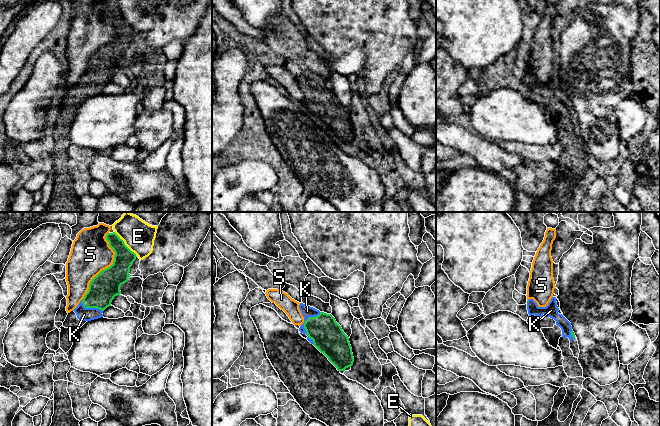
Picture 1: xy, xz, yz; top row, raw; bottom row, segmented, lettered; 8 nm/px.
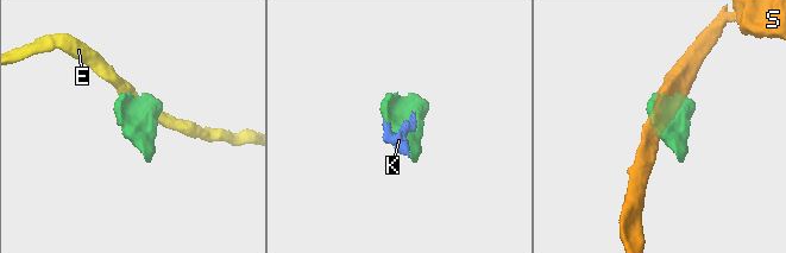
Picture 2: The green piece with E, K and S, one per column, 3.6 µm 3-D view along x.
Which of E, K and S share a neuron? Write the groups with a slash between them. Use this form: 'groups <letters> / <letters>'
groups E / K / S

